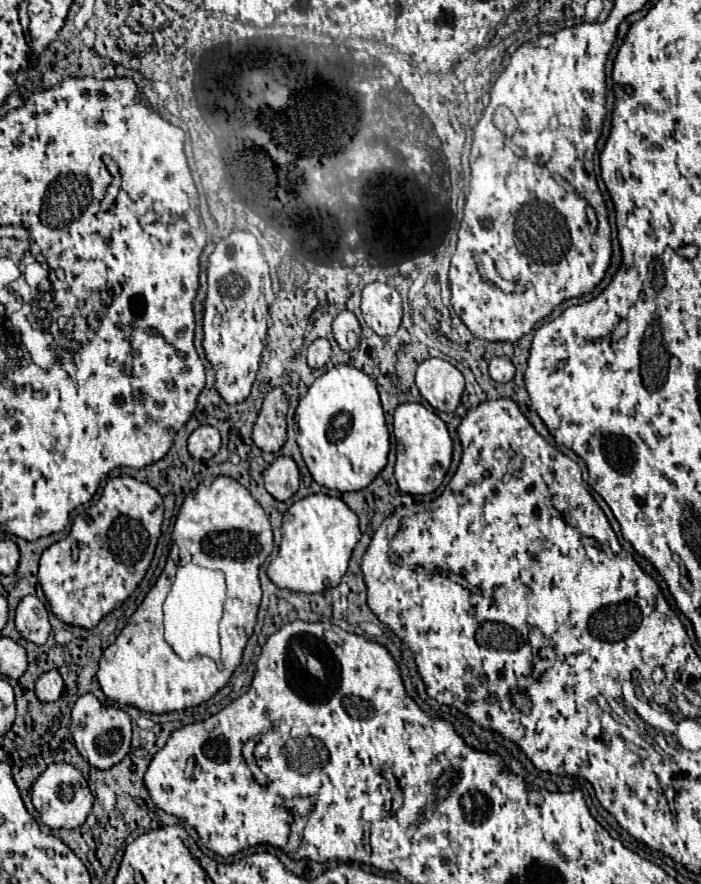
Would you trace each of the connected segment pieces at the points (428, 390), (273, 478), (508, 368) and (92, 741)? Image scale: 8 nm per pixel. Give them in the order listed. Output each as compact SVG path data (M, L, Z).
M427 358L417 368L417 388L435 410L453 412L461 402L465 380L447 360Z
M279 456L265 472L265 488L275 500L289 500L299 488L299 470L293 458Z
M501 356L501 358L491 358L489 362L489 374L493 380L497 382L509 382L515 374L515 366L509 358Z
M83 694L77 698L71 710L71 736L79 754L95 768L111 768L121 762L131 746L131 718L125 710L117 706L105 706L97 700L95 694Z

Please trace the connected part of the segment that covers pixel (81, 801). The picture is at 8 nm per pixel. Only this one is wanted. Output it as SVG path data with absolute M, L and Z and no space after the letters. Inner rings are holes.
M69 762L49 764L47 770L33 784L31 800L37 808L37 812L41 814L41 820L49 828L77 828L85 822L85 818L93 806L93 794L89 790L87 778Z

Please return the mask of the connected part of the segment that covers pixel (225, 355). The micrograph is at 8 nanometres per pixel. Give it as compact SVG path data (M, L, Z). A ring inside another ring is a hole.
M235 230L227 238L223 238L207 262L207 296L203 302L203 350L207 360L211 362L215 370L215 388L221 394L221 398L227 404L239 404L243 402L249 392L251 384L255 382L261 350L263 350L263 338L267 334L267 316L269 316L269 304L273 302L275 294L271 290L271 278L269 278L269 266L265 258L261 256L259 242L253 234Z

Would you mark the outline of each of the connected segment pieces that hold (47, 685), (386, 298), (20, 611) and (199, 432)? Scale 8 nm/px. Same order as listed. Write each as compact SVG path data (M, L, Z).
M49 670L49 672L41 674L41 678L35 684L35 692L41 702L55 702L63 694L63 688L65 688L65 684L57 670Z
M373 282L363 288L361 296L361 312L367 326L379 336L391 336L397 332L403 306L399 292L383 282Z
M25 596L15 612L15 626L23 638L35 644L45 644L51 632L49 614L37 596Z
M199 426L191 436L189 436L189 454L195 460L209 460L219 452L219 432L213 426Z

